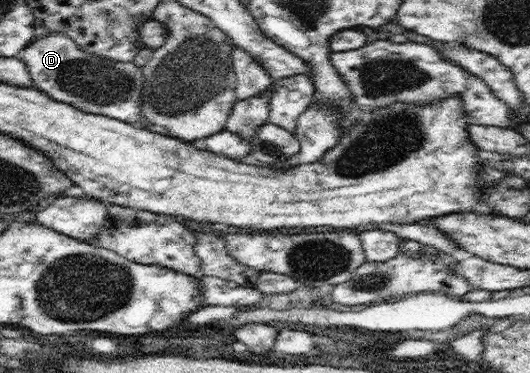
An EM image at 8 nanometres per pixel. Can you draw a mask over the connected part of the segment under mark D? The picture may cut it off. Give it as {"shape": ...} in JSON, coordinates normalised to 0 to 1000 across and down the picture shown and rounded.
{"shape":[[[98,86],[64,105],[38,139],[36,153],[49,172],[70,239],[100,268],[166,303],[187,303],[287,346],[289,332],[279,332],[266,306],[274,209],[268,185],[253,164],[217,166],[160,139],[128,91],[117,86]]]}

